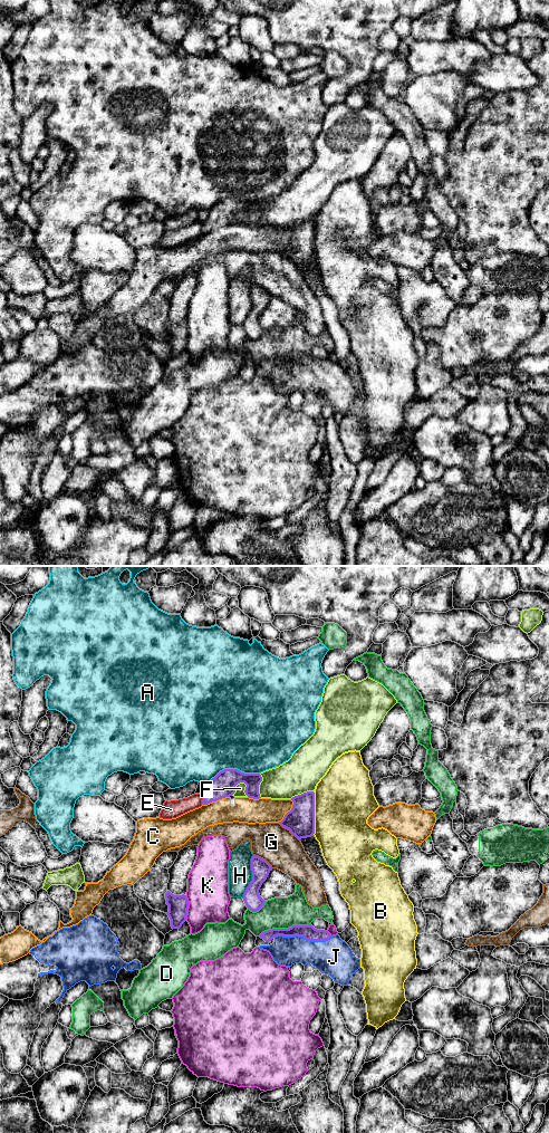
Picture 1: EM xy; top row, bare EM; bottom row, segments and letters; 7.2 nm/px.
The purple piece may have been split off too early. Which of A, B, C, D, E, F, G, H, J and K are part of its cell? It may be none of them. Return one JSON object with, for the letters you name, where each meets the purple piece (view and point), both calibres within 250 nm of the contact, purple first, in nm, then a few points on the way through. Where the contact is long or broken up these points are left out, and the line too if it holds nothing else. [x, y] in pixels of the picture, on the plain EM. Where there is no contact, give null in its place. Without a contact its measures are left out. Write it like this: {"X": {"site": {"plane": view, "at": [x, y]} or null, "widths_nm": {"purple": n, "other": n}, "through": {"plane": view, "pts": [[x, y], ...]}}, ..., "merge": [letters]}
{"J": {"site": {"plane": "xy", "at": [302, 364]}, "widths_nm": {"purple": 100, "other": 240}, "through": {"plane": "xy", "pts": [[308, 361], [302, 364], [329, 385]]}}, "merge": ["J"]}

